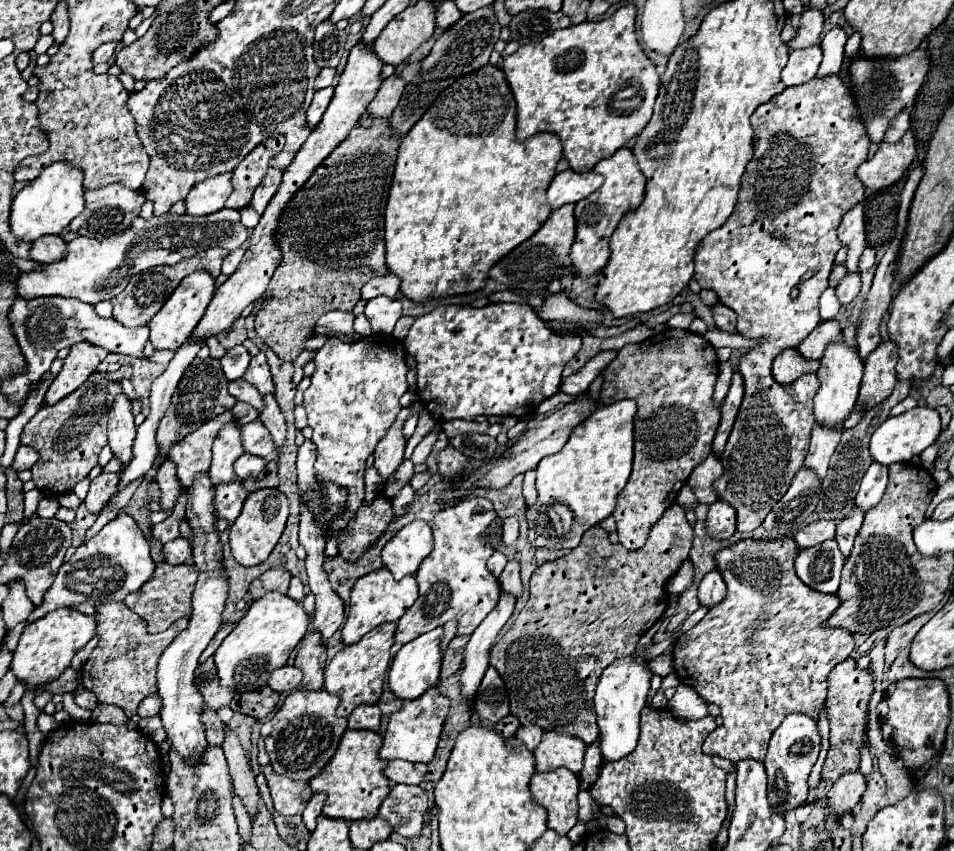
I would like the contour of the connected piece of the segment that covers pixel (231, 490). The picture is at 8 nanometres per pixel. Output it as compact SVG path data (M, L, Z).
M236 479L232 483L222 483L214 491L214 513L216 519L226 519L232 523L242 509L242 503L246 501L248 491L242 487L242 483Z

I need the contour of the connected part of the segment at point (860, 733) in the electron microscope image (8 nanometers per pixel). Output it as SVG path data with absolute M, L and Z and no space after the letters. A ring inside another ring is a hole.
M848 657L838 663L828 675L828 699L826 715L830 723L830 751L822 767L822 781L836 781L844 773L858 771L860 749L864 747L864 735L868 733L868 703L874 693L874 671L872 667L860 669L856 659Z

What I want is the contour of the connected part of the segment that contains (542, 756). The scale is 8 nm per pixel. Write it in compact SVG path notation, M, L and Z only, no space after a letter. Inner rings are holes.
M544 733L540 745L534 751L536 771L554 771L558 767L566 767L572 773L580 773L582 757L586 751L586 743L578 737L558 735L558 733Z

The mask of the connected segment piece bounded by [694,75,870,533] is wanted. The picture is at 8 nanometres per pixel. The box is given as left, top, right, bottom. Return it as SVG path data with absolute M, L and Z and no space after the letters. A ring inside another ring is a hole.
M840 75L814 77L800 87L786 87L784 93L762 103L750 121L754 127L754 155L742 175L736 207L722 227L710 231L704 241L698 243L694 255L694 279L700 287L714 291L724 305L736 311L738 335L760 341L760 345L750 347L738 361L738 371L744 377L744 401L720 455L724 473L714 483L718 499L736 509L738 533L754 531L762 525L774 503L788 491L808 453L810 431L816 423L812 399L818 391L818 377L816 373L808 373L790 385L780 385L774 381L770 367L782 349L798 347L820 321L818 299L828 289L828 275L842 247L836 229L842 215L864 199L864 185L856 177L856 167L866 161L870 147L864 125L856 115L852 93Z

